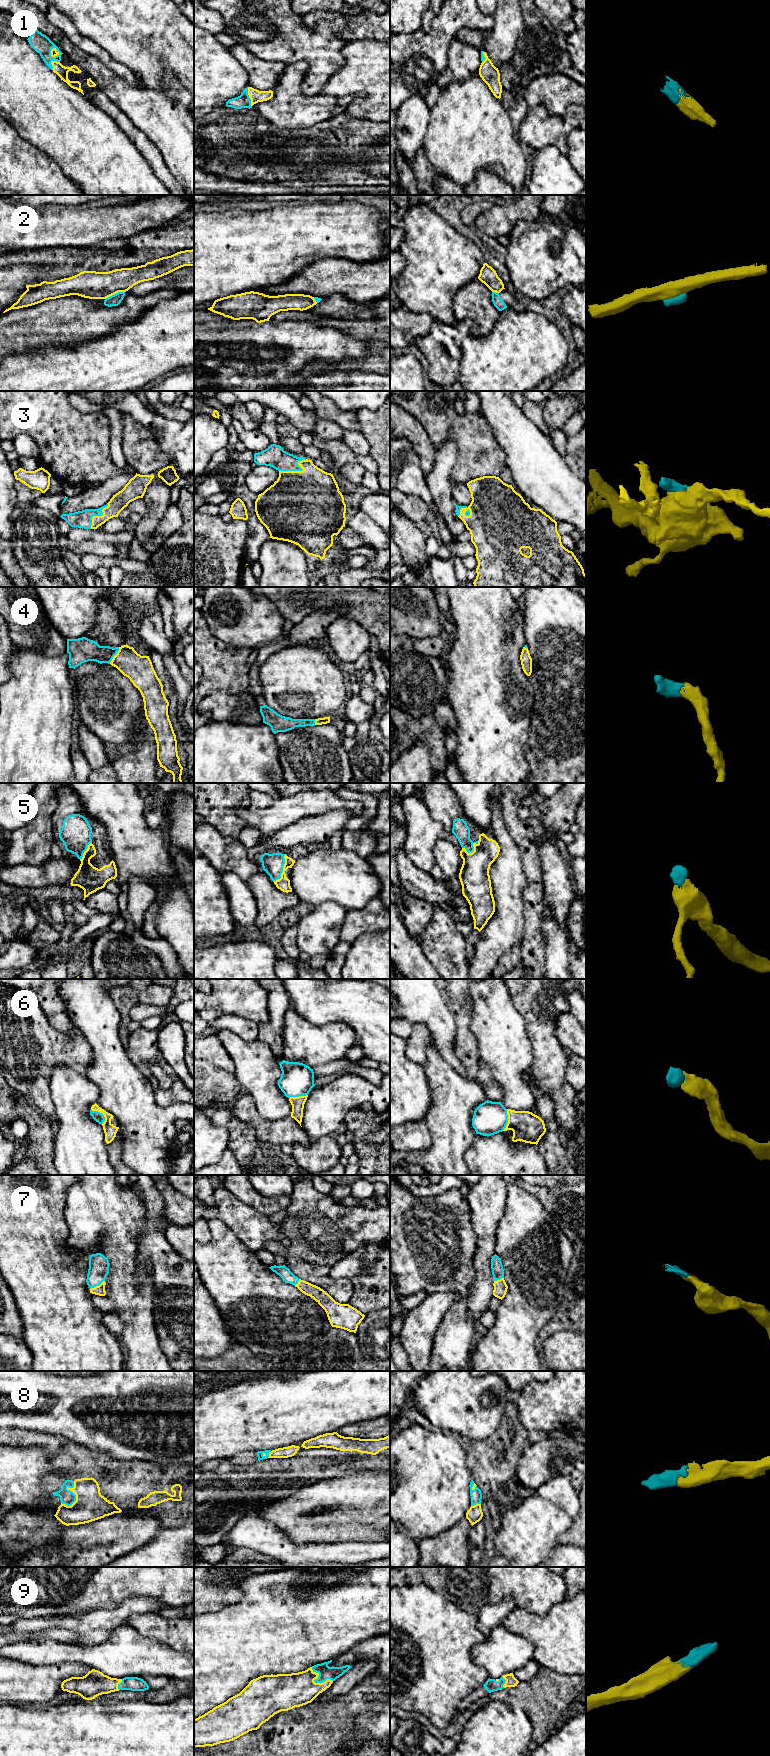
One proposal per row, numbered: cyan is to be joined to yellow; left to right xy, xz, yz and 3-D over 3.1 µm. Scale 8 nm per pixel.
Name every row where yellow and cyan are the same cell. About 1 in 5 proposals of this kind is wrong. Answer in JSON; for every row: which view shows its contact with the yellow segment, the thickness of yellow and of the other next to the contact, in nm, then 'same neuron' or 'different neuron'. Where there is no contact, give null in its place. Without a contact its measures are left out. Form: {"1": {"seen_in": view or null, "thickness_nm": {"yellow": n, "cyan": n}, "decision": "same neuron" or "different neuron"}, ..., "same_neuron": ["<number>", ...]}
{"1": {"seen_in": "xz", "thickness_nm": {"yellow": 100, "cyan": 110}, "decision": "same neuron"}, "2": {"seen_in": "xy", "thickness_nm": {"yellow": 220, "cyan": 90}, "decision": "different neuron"}, "3": {"seen_in": "xz", "thickness_nm": {"yellow": 500, "cyan": 180}, "decision": "same neuron"}, "4": {"seen_in": "xy", "thickness_nm": {"yellow": 220, "cyan": 180}, "decision": "same neuron"}, "5": {"seen_in": "xz", "thickness_nm": {"yellow": 100, "cyan": 160}, "decision": "same neuron"}, "6": {"seen_in": "xy", "thickness_nm": {"yellow": 100, "cyan": 80}, "decision": "same neuron"}, "7": {"seen_in": "xy", "thickness_nm": {"yellow": 80, "cyan": 160}, "decision": "same neuron"}, "8": {"seen_in": "xy", "thickness_nm": {"yellow": 240, "cyan": 120}, "decision": "same neuron"}, "9": {"seen_in": "xz", "thickness_nm": {"yellow": 280, "cyan": 110}, "decision": "same neuron"}, "same_neuron": ["1", "3", "4", "5", "6", "7", "8", "9"]}

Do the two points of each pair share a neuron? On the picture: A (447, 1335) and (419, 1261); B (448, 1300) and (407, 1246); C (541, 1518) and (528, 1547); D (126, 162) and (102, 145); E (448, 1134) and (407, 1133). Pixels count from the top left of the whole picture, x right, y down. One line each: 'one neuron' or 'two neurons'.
A: one neuron
B: two neurons
C: one neuron
D: one neuron
E: two neurons

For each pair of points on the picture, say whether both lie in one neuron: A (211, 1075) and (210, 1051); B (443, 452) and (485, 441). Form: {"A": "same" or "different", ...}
{"A": "different", "B": "different"}

